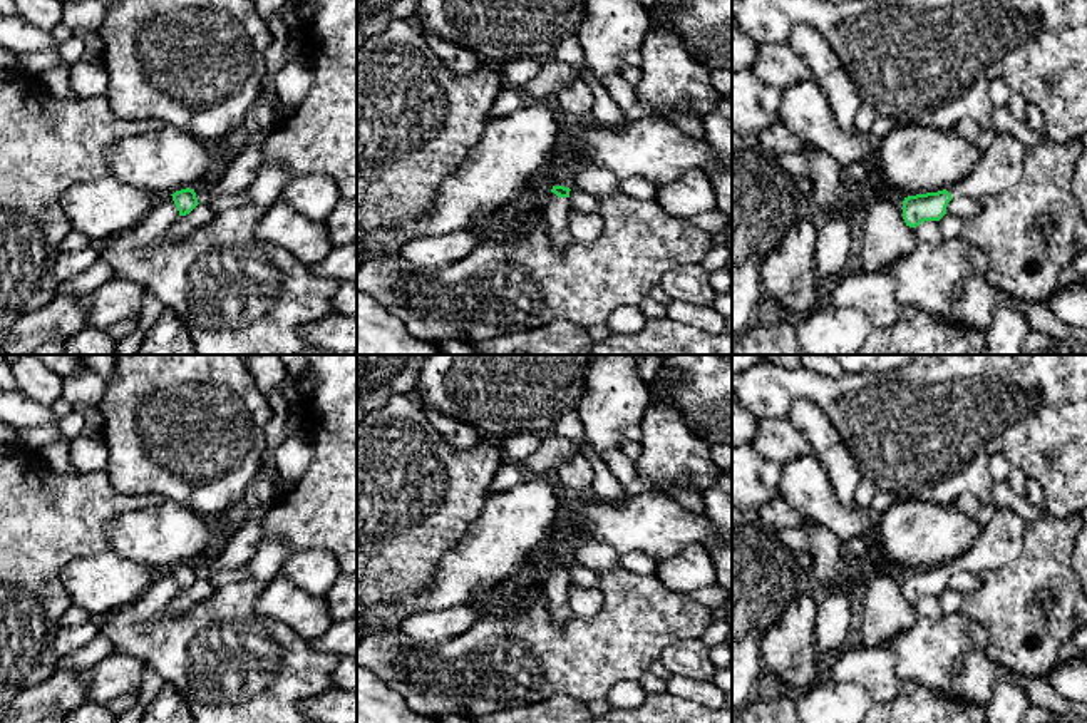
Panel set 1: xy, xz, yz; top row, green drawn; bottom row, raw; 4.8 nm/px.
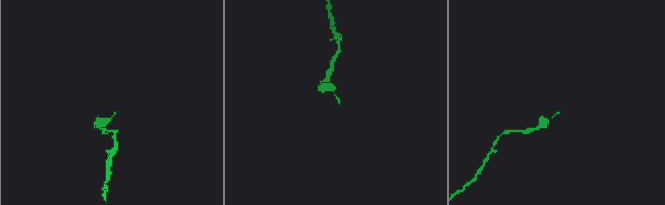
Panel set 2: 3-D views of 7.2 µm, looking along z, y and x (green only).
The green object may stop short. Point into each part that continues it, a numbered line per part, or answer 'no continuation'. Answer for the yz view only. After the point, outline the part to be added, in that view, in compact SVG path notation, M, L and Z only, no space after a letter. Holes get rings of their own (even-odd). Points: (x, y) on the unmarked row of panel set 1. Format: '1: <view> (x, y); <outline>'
1: yz (1000, 541); M997 509L973 546L946 562L951 572L983 572L1015 561L1023 549L1025 520L1010 509Z

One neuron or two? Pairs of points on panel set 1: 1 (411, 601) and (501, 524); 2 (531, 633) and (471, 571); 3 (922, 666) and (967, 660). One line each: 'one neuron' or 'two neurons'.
1: one neuron
2: two neurons
3: one neuron

